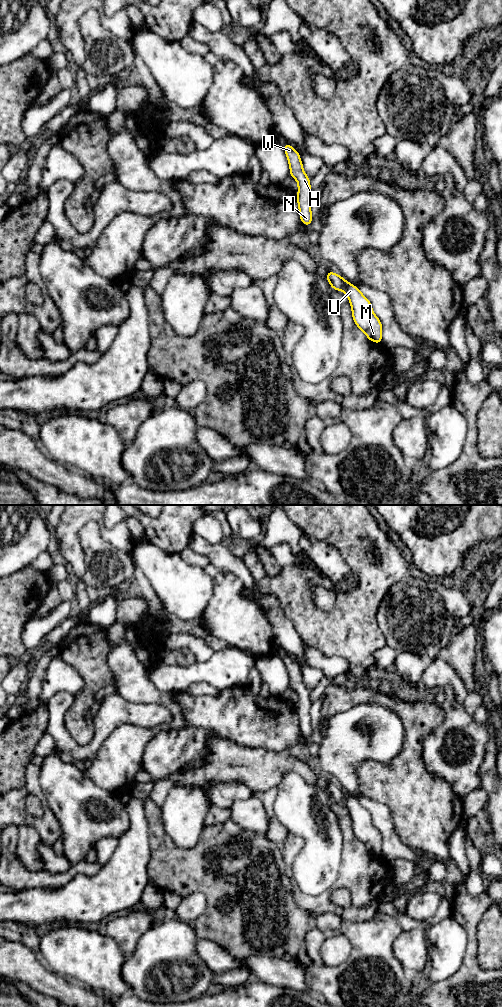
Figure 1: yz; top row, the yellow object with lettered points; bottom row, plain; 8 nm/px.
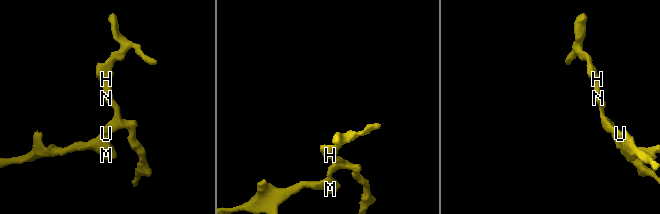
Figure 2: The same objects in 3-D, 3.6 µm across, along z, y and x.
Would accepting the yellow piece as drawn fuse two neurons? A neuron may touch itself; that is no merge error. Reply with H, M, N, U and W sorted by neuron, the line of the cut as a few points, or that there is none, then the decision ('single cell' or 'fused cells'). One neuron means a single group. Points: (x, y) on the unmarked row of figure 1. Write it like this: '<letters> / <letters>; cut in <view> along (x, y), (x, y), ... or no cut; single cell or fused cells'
H M N U W; no cut; single cell

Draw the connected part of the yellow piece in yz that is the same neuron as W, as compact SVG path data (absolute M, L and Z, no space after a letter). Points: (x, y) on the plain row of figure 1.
M283 656L289 678L290 688L298 694L297 714L299 718L300 732L305 738L312 735L310 708L312 702L310 700L310 690L305 686L300 667L290 656Z

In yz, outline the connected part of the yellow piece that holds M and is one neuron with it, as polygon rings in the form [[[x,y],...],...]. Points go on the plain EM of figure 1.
[[[330,781],[326,788],[331,800],[343,803],[349,811],[352,820],[354,835],[372,854],[382,855],[382,835],[372,822],[372,817],[359,801],[343,791],[341,787],[333,785]]]

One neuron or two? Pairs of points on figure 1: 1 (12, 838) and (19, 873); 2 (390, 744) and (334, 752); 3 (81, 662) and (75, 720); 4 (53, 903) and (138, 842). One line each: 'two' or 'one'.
1: one
2: one
3: one
4: one

